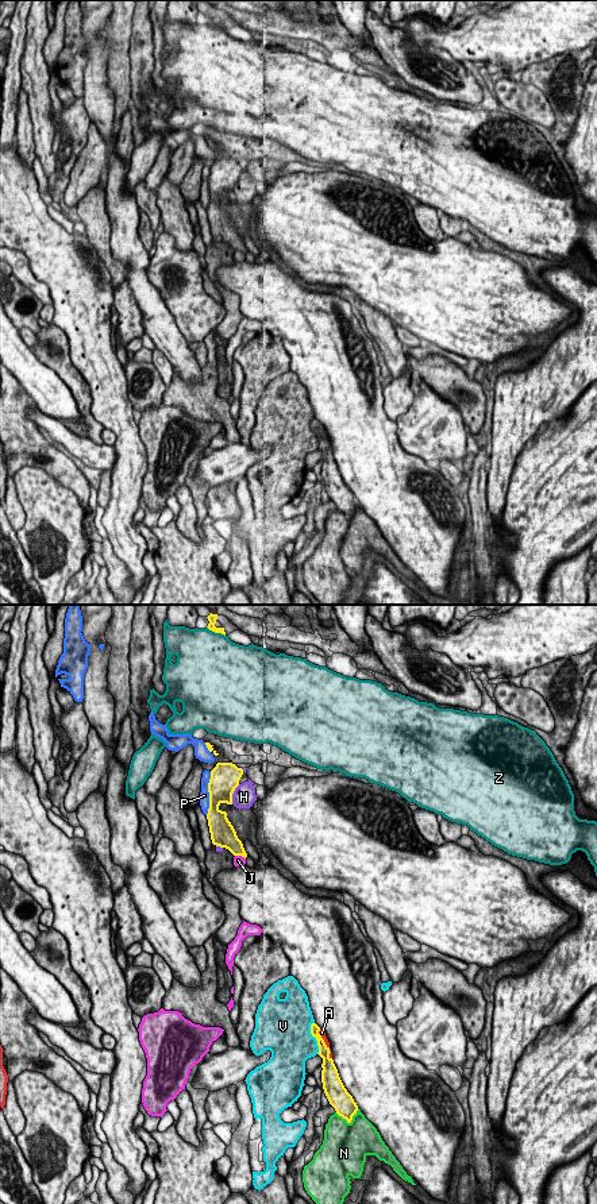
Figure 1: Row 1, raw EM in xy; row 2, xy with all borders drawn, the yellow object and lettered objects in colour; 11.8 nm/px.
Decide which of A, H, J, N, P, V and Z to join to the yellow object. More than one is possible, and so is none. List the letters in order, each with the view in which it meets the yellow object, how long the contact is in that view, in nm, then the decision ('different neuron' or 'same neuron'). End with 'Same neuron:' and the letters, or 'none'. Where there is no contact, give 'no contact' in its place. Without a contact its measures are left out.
A: contact in xy; length 400 nm; same neuron
H: contact in xy; length 260 nm; different neuron
J: contact in xy; length 140 nm; different neuron
N: contact in xy; length 300 nm; different neuron
P: contact in xy; length 500 nm; different neuron
V: contact in xy; length 380 nm; different neuron
Z: contact in xy; length 260 nm; different neuron
Same neuron: A

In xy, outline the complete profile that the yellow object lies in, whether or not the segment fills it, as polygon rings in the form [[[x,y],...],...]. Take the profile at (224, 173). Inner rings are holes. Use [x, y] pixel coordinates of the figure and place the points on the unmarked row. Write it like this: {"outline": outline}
{"outline": [[[217,158],[211,166],[208,178],[209,204],[207,209],[212,239],[228,244],[234,251],[247,252],[242,236],[227,213],[227,208],[222,207],[222,198],[232,200],[232,189],[239,181],[243,165],[232,158]]]}

